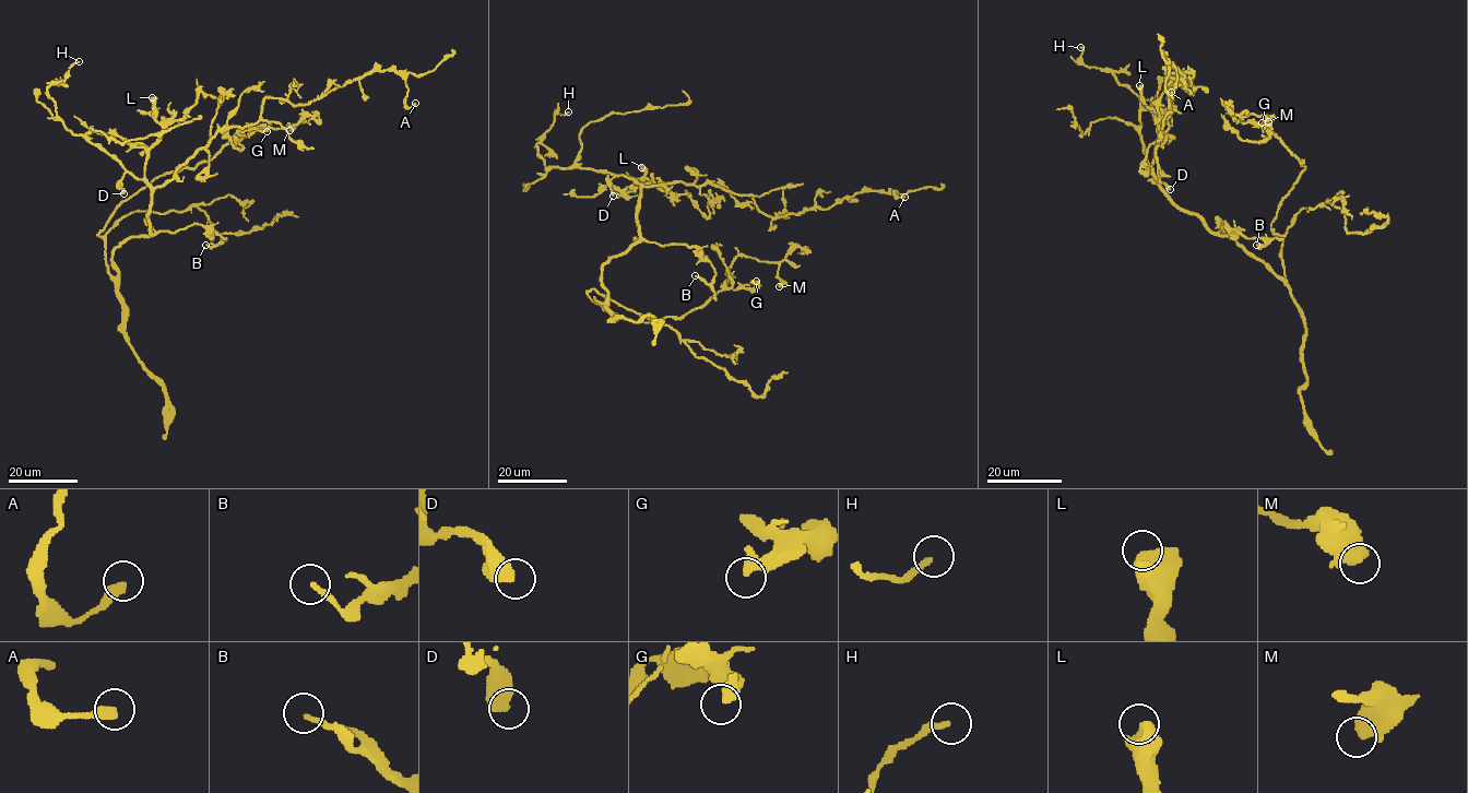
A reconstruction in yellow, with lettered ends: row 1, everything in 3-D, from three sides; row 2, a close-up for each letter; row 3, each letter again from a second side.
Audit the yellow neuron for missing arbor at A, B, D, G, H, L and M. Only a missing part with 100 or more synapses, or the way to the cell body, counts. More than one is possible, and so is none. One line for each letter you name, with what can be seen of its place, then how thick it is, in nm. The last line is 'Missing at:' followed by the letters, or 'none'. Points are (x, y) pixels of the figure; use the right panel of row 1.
Missing at: none

